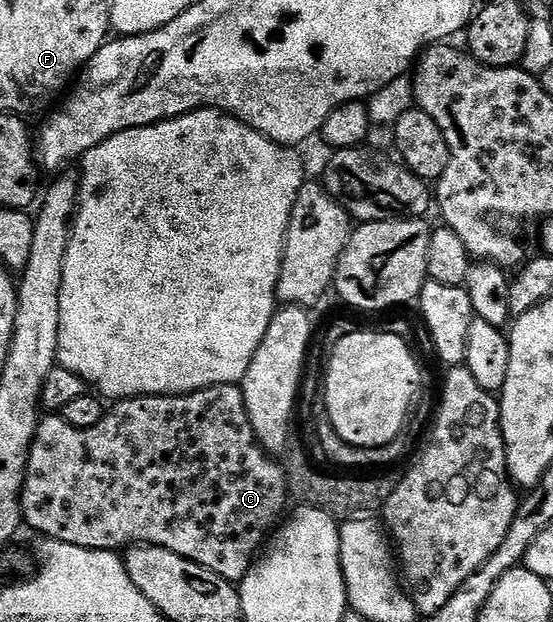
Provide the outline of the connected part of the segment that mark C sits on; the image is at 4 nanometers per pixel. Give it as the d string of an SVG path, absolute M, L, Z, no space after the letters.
M241 385L209 386L203 390L193 390L190 394L173 396L128 398L111 405L100 420L100 424L83 430L72 428L72 424L65 422L61 416L46 417L39 421L38 431L34 434L34 443L30 445L30 455L22 485L22 516L27 527L30 525L36 533L42 534L38 536L54 538L57 542L67 542L89 550L122 552L136 545L168 548L168 552L176 552L180 557L216 572L216 576L238 584L250 571L264 543L271 537L272 531L283 517L282 509L286 506L286 474L282 471L278 460L271 457L258 442L246 411Z

